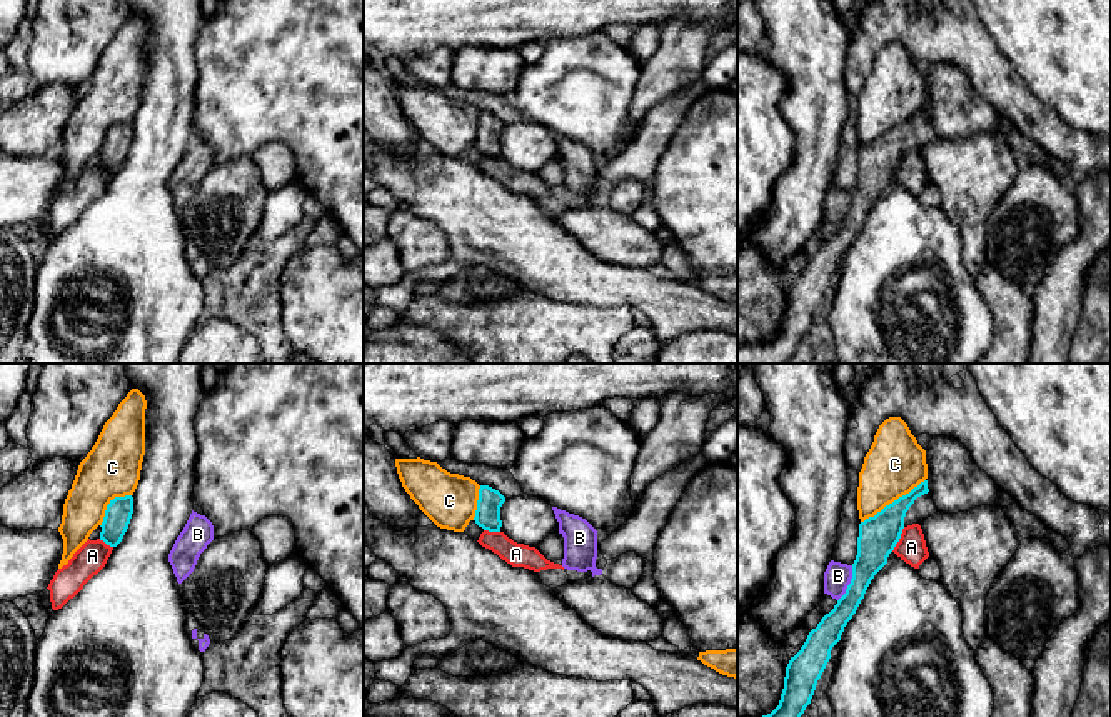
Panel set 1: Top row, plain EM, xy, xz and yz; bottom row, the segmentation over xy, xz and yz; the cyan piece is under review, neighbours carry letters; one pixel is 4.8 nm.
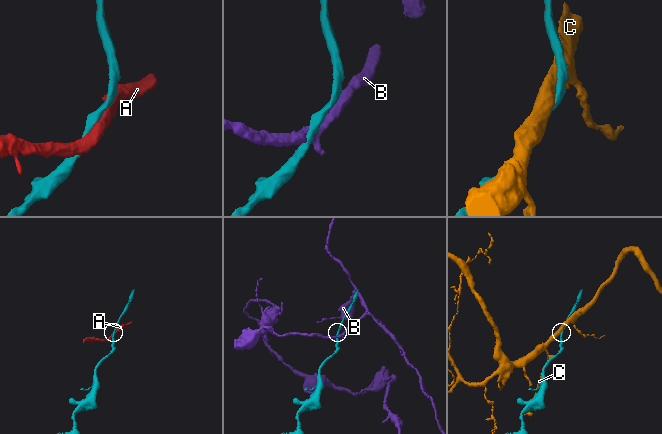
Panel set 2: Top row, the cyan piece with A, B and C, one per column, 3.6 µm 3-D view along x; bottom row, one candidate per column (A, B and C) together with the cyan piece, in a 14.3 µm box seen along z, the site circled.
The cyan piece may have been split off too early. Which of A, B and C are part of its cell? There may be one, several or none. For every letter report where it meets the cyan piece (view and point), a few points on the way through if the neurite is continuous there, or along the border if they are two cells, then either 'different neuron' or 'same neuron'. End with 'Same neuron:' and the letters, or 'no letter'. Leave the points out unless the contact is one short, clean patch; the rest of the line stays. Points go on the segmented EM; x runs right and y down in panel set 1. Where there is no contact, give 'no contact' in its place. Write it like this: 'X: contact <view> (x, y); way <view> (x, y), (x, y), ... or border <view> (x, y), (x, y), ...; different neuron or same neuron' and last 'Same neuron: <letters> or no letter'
A: contact yz (899, 537); different neuron
B: contact yz (849, 584); border yz (853, 566), (849, 584), (838, 601); different neuron
C: contact yz (894, 501); different neuron
Same neuron: no letter

